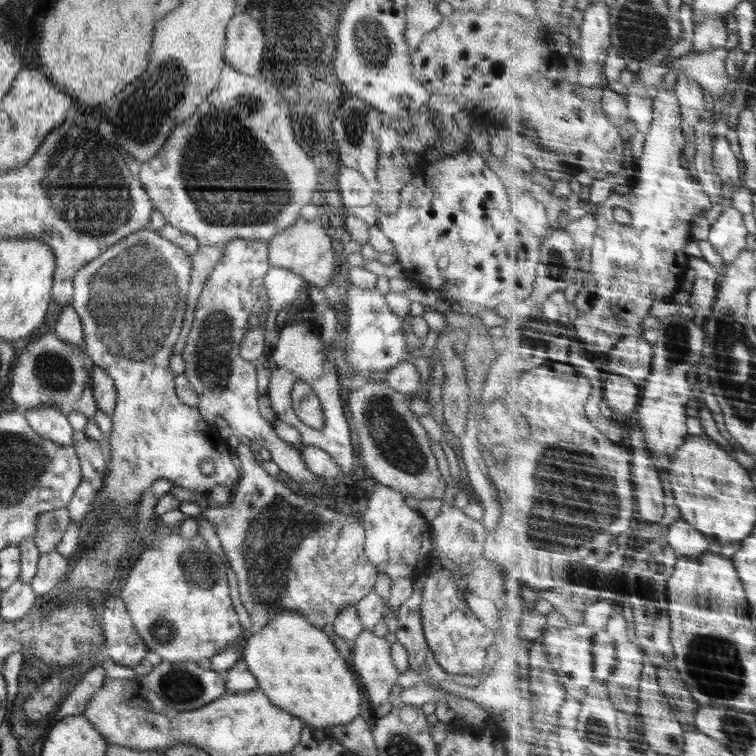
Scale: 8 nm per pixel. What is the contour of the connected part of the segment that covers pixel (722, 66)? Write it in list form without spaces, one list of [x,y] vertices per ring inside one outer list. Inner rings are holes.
[[[720,47],[708,51],[690,52],[668,65],[670,72],[686,73],[694,77],[706,90],[719,99],[724,96],[730,84],[727,60],[730,51]]]

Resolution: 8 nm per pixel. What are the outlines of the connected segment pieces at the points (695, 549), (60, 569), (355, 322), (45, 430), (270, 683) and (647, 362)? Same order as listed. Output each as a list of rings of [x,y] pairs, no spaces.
[[[680,518],[669,527],[667,534],[672,547],[678,554],[691,557],[702,556],[710,548],[710,539],[706,533],[694,528],[686,518]]]
[[[57,550],[45,553],[38,559],[37,571],[31,583],[38,597],[46,598],[55,589],[57,583],[65,579],[64,571],[67,562],[68,559],[64,559]]]
[[[351,284],[346,301],[348,311],[346,362],[356,373],[387,372],[411,356],[404,331],[404,320],[394,314],[394,310],[390,310],[386,297],[377,288],[366,289]]]
[[[42,406],[28,409],[26,414],[28,424],[34,432],[58,445],[71,445],[73,441],[73,428],[62,409],[52,406]]]
[[[280,612],[268,625],[258,632],[248,635],[241,644],[241,656],[246,661],[248,670],[257,680],[258,688],[262,689],[270,702],[276,707],[298,716],[306,726],[324,728],[349,724],[360,715],[360,686],[356,682],[356,672],[349,660],[342,658],[335,644],[322,631],[312,625],[298,612]]]
[[[626,336],[622,344],[618,344],[618,352],[614,352],[610,368],[638,380],[638,384],[646,384],[646,378],[654,369],[655,356],[654,346],[644,336]]]

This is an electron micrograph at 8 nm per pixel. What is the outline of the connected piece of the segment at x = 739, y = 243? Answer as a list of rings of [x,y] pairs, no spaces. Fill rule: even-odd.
[[[738,207],[727,208],[712,224],[710,242],[726,259],[726,264],[733,263],[748,249],[749,228],[746,226],[746,214]]]

